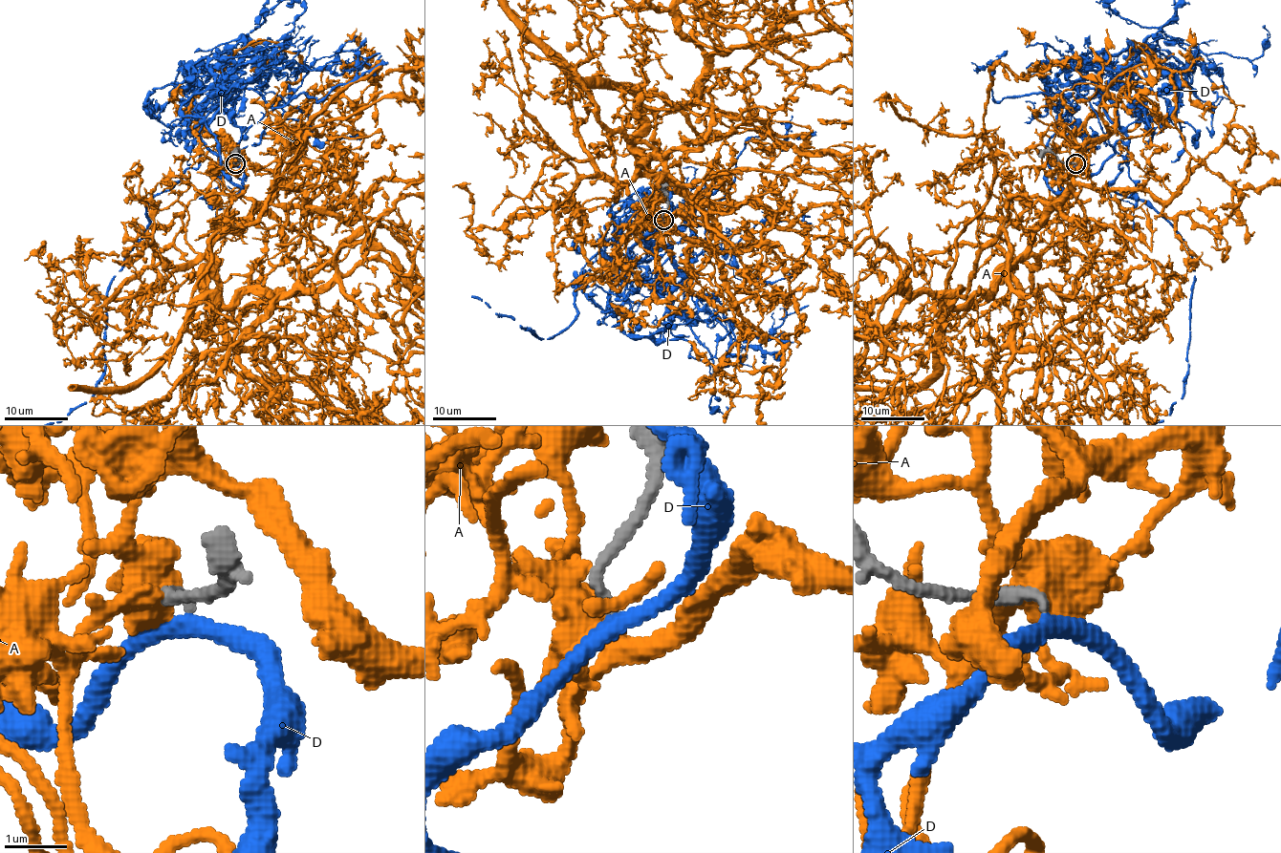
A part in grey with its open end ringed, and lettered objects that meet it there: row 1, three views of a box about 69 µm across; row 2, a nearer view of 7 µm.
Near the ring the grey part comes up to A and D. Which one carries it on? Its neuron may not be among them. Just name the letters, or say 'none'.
none

